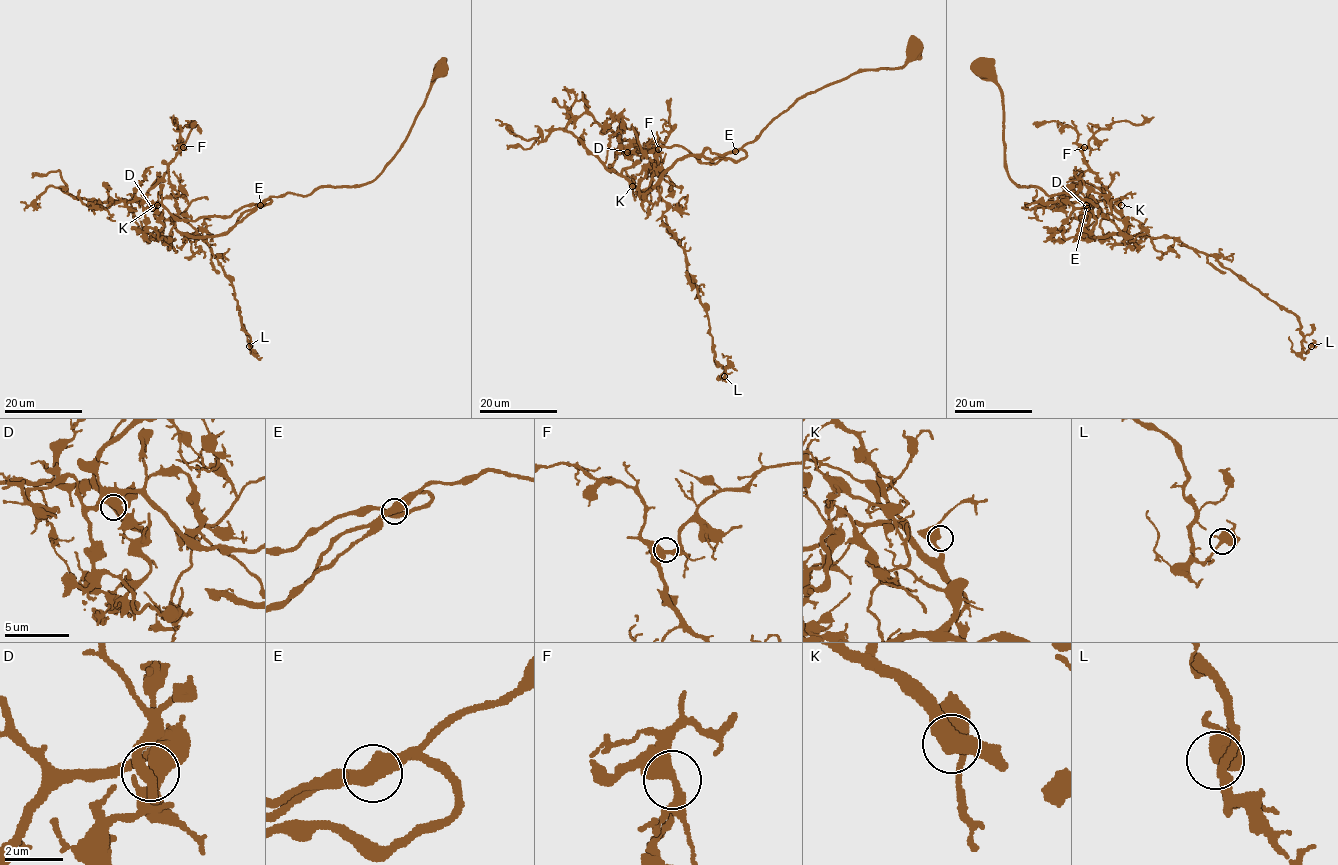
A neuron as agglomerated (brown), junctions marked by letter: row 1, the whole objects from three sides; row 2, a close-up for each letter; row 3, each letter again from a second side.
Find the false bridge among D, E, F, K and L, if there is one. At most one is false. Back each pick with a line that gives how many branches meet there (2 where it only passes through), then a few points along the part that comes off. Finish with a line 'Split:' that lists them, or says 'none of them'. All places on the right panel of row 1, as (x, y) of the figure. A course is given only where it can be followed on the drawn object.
Split: none of them

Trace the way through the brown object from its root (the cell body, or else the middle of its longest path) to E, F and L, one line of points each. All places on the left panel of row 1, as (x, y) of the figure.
E: (440, 67), (406, 140), (372, 180), (351, 186), (319, 186), (307, 195), (270, 196), (260, 205)
F: (440, 67), (406, 140), (372, 180), (270, 196), (216, 236), (183, 235), (146, 199), (183, 147)
L: (440, 67), (406, 140), (372, 180), (270, 196), (227, 232), (184, 235), (200, 238), (229, 278), (249, 346)

